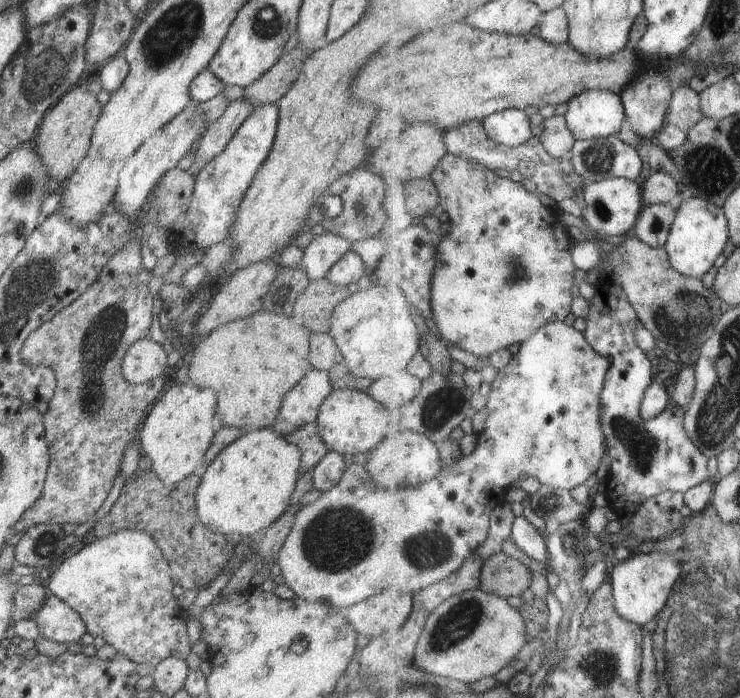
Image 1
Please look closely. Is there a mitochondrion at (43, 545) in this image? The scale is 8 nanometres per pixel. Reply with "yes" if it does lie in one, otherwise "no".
yes

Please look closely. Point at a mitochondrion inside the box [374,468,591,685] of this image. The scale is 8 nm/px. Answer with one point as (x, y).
(461, 619)

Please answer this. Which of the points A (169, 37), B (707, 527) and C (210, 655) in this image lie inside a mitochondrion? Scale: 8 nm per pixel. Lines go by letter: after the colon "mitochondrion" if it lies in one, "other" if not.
A: mitochondrion
B: other
C: other

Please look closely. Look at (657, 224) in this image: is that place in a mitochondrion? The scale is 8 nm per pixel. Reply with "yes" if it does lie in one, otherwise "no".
yes

